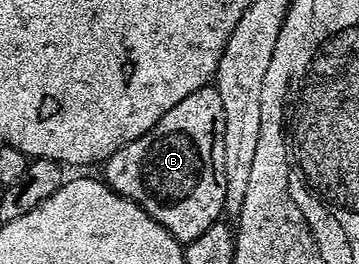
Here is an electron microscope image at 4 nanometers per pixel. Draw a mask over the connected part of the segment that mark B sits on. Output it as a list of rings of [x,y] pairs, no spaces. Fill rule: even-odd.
[[[209,84],[200,90],[190,92],[182,104],[174,104],[150,132],[138,136],[138,140],[130,140],[118,152],[109,156],[103,163],[103,181],[115,194],[128,198],[138,204],[162,228],[169,230],[182,244],[198,240],[206,228],[221,221],[226,200],[226,171],[224,171],[224,149],[222,148],[222,132],[226,132],[226,112],[222,108],[222,96],[218,96],[215,85]]]

